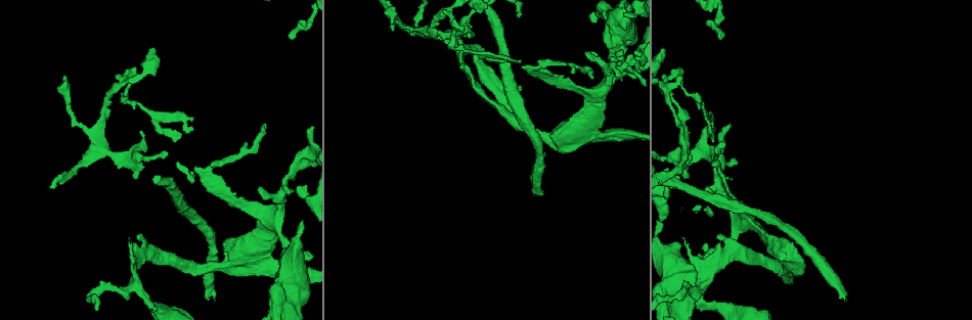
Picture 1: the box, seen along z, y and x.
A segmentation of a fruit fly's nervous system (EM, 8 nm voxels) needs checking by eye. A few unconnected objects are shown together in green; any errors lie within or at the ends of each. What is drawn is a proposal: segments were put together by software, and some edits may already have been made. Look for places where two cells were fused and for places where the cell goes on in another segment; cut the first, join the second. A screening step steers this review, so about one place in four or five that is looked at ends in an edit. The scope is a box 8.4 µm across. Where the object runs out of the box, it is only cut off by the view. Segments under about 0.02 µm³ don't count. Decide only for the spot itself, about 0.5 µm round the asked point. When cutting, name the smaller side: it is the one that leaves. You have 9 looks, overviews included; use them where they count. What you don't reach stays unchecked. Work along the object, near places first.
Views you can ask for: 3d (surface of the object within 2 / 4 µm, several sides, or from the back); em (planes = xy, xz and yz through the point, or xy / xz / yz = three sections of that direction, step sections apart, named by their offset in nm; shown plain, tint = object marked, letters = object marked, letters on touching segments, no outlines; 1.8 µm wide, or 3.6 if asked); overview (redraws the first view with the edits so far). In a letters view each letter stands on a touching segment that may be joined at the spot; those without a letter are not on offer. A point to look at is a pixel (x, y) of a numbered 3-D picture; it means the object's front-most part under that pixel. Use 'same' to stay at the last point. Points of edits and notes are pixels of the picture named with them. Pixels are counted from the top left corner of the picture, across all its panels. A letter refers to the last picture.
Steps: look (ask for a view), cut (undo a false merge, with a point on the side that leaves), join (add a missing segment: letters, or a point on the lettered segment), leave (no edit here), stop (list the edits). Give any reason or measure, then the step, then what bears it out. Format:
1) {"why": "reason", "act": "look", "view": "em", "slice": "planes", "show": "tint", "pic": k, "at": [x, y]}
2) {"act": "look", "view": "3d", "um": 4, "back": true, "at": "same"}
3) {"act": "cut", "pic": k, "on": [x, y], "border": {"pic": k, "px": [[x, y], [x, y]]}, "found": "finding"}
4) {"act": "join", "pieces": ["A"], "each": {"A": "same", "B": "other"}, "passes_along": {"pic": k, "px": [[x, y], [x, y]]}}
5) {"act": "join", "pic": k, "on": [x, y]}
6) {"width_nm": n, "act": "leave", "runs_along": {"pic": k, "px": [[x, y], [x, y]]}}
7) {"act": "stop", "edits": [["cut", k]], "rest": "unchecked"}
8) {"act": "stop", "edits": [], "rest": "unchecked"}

{"act": "look", "view": "em", "um": 3.6, "slice": "xz", "step": 8, "show": "tint", "pic": 1, "at": [138, 177]}

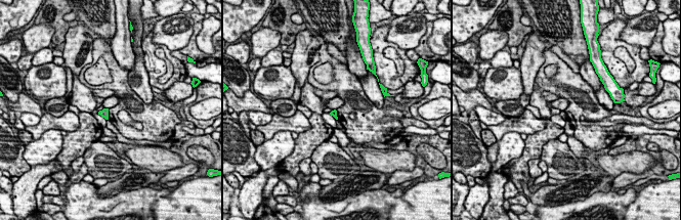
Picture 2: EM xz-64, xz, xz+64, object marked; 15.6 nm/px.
{"why": "see the neighbours", "act": "look", "view": "em", "um": 3.6, "slice": "xz", "step": 8, "show": "letters", "at": "same"}

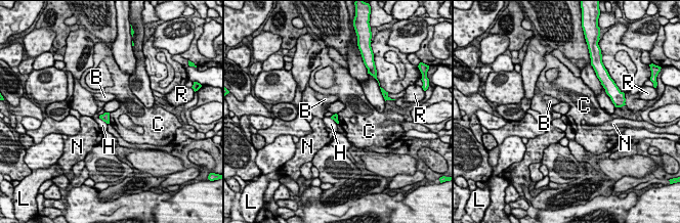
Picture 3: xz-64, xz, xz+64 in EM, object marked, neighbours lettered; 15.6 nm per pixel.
{"act": "leave", "each": {"B": "other", "C": "other", "H": "other", "L": "other", "N": "other", "R": "other"}, "found": "no lettered segment goes on from it"}

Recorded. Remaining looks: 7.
{"why": "branch stops here", "act": "look", "view": "3d", "um": 4, "pic": 1, "at": [215, 296]}

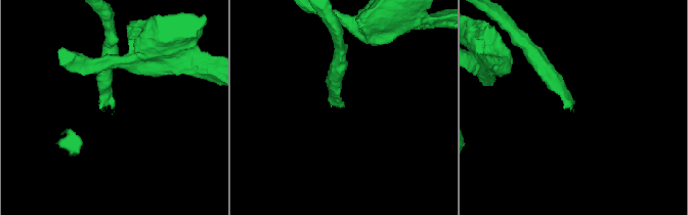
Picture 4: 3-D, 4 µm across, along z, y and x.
{"why": "need the tissue", "act": "look", "view": "em", "slice": "xz", "step": 4, "show": "tint", "pic": 4, "at": [572, 106]}

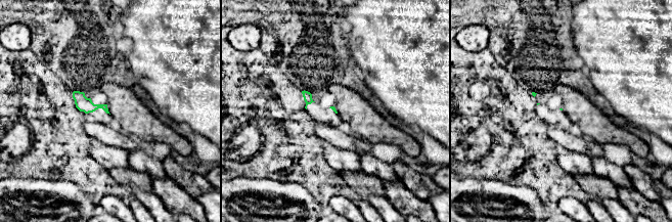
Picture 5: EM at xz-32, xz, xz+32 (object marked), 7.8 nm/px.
{"why": "another direction", "act": "look", "view": "em", "slice": "planes", "show": "letters", "at": "same"}

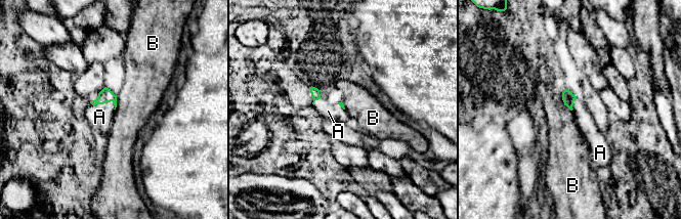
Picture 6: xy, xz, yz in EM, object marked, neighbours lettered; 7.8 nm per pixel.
{"act": "join", "pic": 6, "on": [99, 117], "each": {"A": "same", "B": "other"}, "passes_along": {"pic": 6, "px": [[105, 95], [103, 102], [99, 117]]}, "found": "the cell continues"}

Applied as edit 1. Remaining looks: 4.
{"why": "narrows sharply", "act": "look", "view": "em", "slice": "xy", "step": 4, "show": "letters", "pic": 1, "at": [604, 85]}

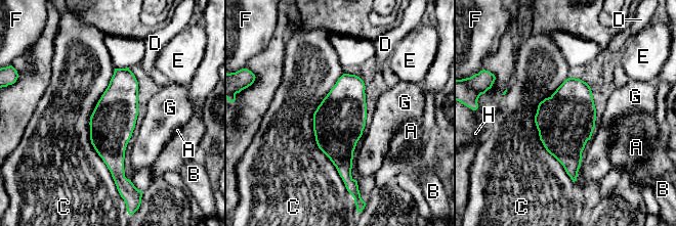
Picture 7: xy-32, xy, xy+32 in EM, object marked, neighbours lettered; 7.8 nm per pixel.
{"act": "leave", "each": {"A": "other", "B": "other", "C": "other", "D": "other", "E": "other", "F": "other", "G": "other", "H": "other"}, "border": {"pic": 7, "px": [[115, 68], [89, 139], [116, 184]]}, "found": "all the same cell"}

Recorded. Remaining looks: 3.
{"why": "narrows sharply", "act": "look", "view": "em", "slice": "planes", "show": "letters", "pic": 1, "at": [135, 282]}

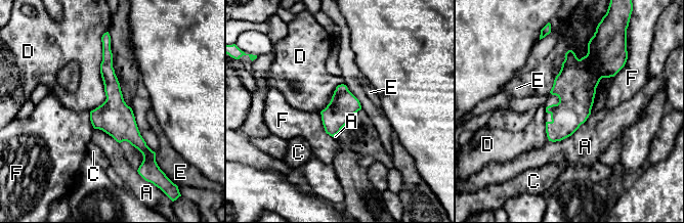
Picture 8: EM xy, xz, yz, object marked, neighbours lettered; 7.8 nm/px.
{"act": "leave", "each": {"A": "other", "C": "other", "D": "other", "E": "other", "F": "other"}, "border": {"pic": 8, "px": [[100, 38], [105, 98], [89, 112]]}, "found": "all the same cell"}

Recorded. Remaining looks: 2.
{"act": "stop", "edits": [["join", 6]], "rest": "unchecked"}

